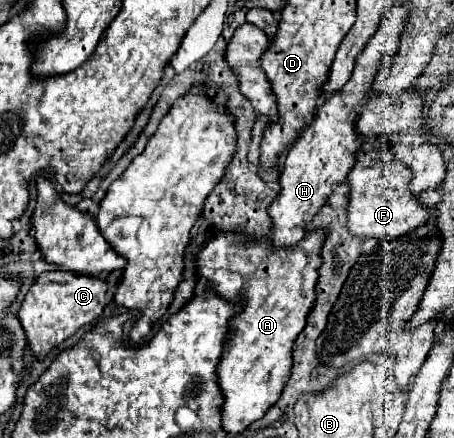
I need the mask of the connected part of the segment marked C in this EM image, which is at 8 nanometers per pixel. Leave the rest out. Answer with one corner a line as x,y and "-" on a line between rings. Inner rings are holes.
43,272
25,294
17,318
27,334
27,346
37,360
43,360
49,350
73,336
81,326
91,324
103,314
107,300
107,282
95,276
77,276
73,272

